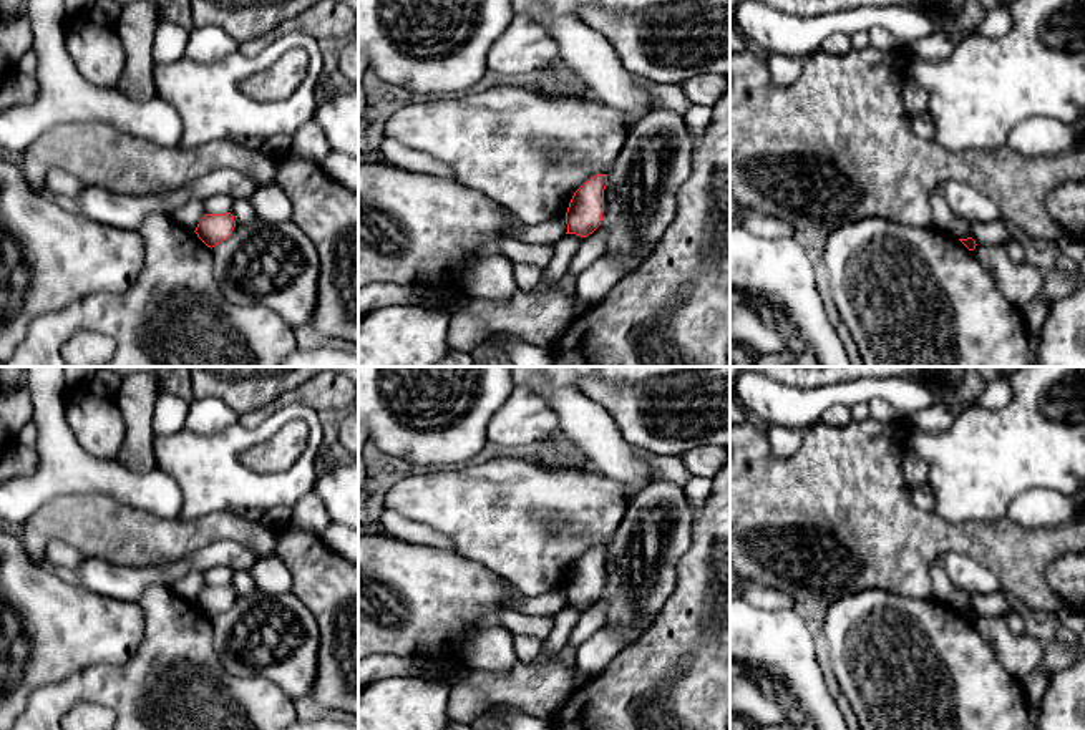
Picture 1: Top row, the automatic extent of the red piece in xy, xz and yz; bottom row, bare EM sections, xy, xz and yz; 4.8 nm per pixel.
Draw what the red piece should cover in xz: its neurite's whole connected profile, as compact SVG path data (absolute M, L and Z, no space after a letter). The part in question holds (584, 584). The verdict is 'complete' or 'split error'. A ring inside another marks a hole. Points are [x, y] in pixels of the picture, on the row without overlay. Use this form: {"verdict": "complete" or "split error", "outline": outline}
{"verdict": "complete", "outline": "M596 546L574 564L566 584L566 606L587 609L601 597L606 557L607 546Z"}

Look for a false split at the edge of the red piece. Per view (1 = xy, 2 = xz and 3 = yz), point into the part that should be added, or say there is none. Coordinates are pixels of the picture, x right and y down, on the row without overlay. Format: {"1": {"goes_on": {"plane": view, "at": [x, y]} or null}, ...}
{"1": {"goes_on": null}, "2": {"goes_on": null}, "3": {"goes_on": null}}

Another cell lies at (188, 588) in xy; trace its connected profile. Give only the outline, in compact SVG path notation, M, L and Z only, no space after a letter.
M192 571L186 577L182 577L173 591L181 596L187 602L196 602L197 596L204 589L204 572Z

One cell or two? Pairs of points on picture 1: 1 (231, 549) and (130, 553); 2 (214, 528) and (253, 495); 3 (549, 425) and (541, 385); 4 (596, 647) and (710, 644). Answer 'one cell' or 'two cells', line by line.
1: two cells
2: two cells
3: two cells
4: two cells

